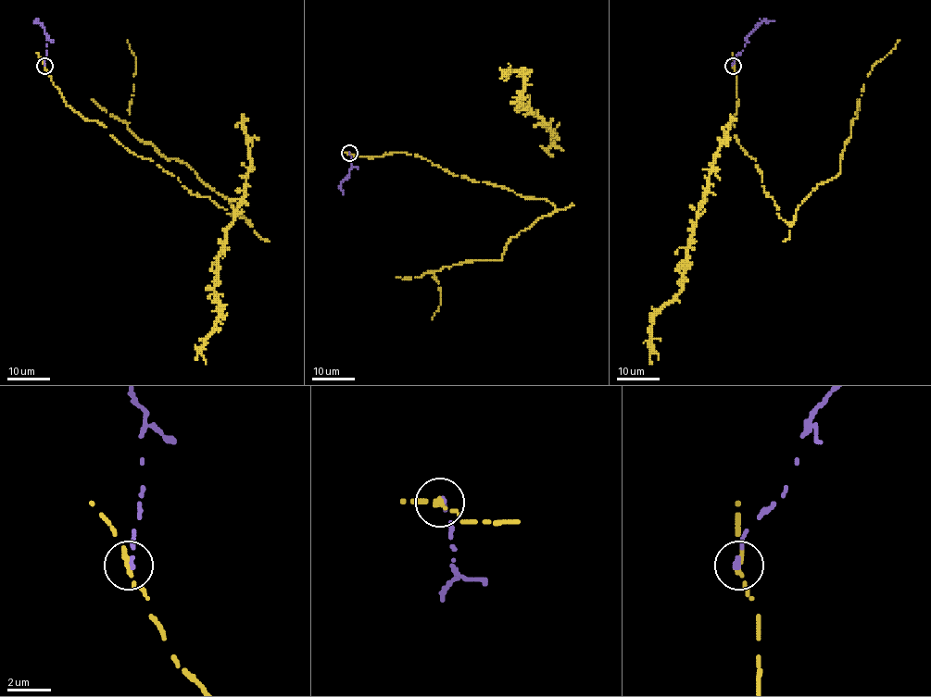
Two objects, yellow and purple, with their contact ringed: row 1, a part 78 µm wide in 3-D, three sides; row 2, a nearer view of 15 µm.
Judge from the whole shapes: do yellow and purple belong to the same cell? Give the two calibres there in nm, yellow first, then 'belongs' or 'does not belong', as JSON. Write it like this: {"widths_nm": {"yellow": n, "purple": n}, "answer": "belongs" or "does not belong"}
{"widths_nm": {"yellow": 320, "purple": 240}, "answer": "does not belong"}

